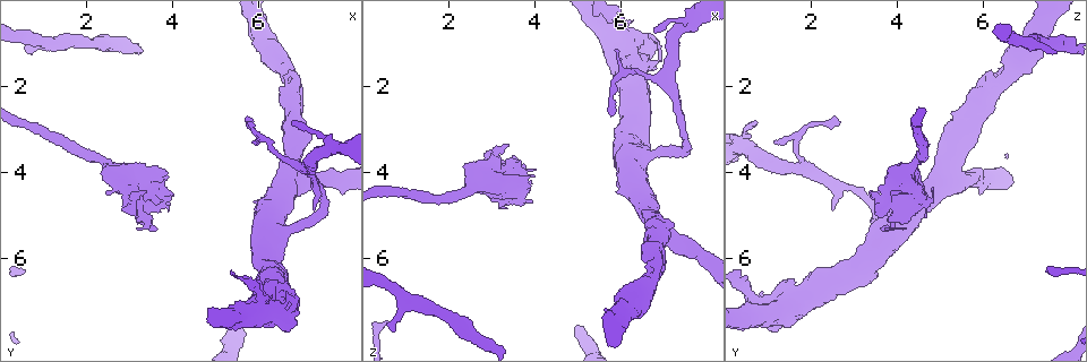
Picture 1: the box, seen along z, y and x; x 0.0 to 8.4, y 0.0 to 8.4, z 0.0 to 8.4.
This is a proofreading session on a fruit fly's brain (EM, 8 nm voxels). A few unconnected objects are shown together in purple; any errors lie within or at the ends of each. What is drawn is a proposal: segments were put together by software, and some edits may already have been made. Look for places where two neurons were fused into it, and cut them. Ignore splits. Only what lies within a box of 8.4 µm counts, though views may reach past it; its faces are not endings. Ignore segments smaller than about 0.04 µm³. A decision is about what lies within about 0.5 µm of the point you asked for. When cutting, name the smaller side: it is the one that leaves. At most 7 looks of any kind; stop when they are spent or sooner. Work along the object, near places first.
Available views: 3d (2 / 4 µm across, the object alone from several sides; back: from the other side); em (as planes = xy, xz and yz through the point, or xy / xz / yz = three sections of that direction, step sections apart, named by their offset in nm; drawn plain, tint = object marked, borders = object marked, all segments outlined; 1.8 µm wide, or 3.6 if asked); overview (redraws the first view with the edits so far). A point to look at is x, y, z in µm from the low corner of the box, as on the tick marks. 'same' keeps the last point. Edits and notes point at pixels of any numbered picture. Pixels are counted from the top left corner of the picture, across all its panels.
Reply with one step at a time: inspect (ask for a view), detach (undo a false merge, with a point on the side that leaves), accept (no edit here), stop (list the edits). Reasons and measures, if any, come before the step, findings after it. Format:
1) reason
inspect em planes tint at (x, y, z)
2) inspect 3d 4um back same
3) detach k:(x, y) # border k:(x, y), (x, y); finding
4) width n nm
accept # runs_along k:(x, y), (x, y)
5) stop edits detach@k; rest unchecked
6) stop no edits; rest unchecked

inspect em planes tint at (6.70, 4.10, 5.10)

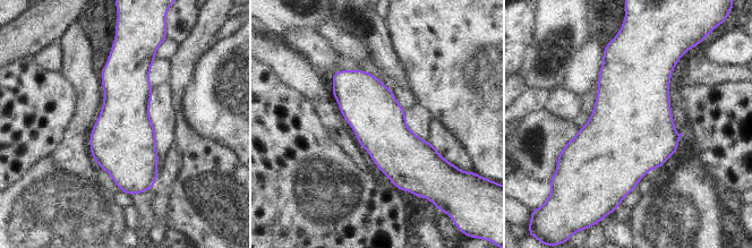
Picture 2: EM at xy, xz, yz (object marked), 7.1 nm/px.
accept # all the same neuron

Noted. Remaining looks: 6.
abrupt turn
inspect 3d 4um back at (2.85, 4.05, 4.15)

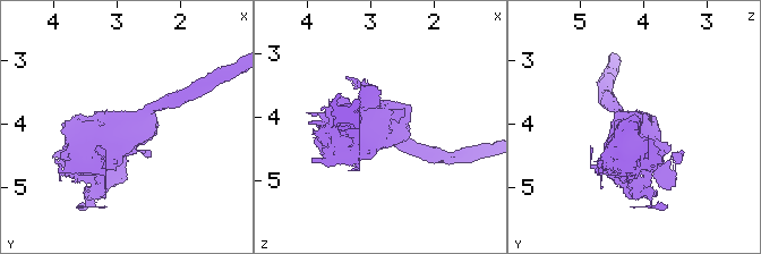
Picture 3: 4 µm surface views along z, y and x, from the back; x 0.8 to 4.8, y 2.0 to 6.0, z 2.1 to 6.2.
inspect em yz step 8 tint at (2.80, 4.10, 4.10)

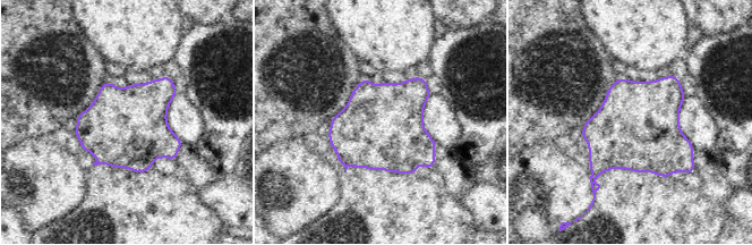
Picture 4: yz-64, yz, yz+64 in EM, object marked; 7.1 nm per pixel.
another direction
inspect em planes tint same

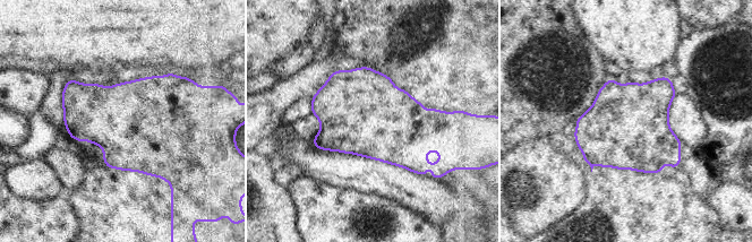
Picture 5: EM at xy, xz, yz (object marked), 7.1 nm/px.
width 600 nm
accept # continuous, no second neuron

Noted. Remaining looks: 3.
three arms meet
inspect 3d 4um at (6.55, 5.45, 3.60)

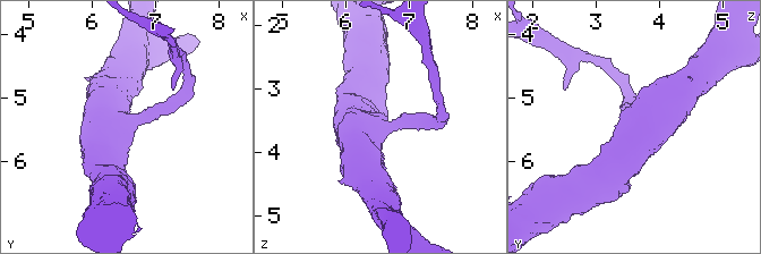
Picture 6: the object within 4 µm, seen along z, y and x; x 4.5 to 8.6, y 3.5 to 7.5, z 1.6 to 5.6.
arms 3; arm_widths 220, 460, 550 nm
inspect em 3.6um planes tint at (6.50, 5.45, 3.65)

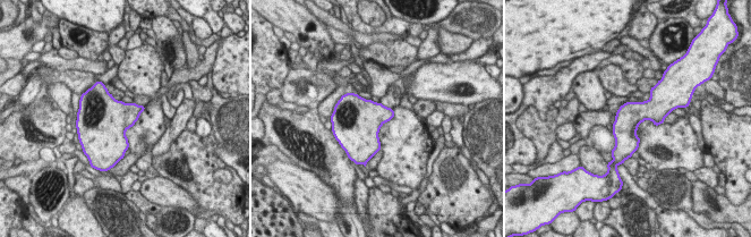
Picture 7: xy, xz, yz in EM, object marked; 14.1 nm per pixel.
accept # all the same neuron

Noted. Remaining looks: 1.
stop no edits; rest unchecked

